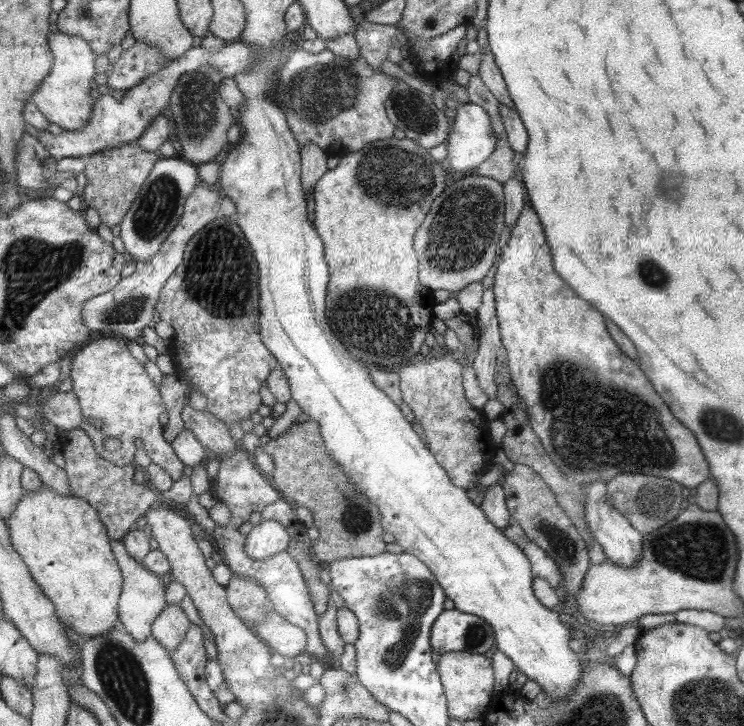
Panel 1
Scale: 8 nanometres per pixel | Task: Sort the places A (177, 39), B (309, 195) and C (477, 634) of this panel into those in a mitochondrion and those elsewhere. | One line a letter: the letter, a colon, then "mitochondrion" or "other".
A: other
B: other
C: mitochondrion

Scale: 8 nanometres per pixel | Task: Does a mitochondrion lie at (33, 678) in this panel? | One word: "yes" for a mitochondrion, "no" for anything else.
no

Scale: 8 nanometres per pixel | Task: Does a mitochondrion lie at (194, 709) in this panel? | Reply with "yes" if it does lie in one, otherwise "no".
no

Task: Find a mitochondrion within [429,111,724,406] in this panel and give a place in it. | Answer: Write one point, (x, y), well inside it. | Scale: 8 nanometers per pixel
(649, 271)

